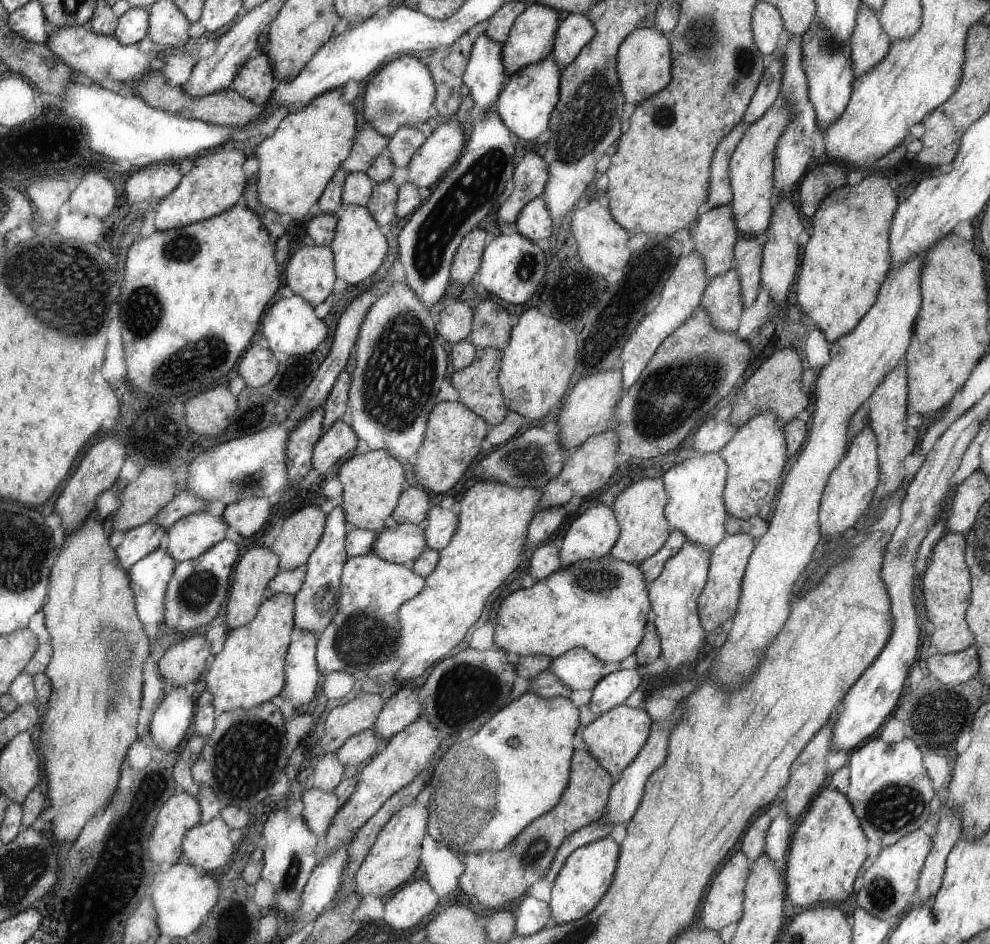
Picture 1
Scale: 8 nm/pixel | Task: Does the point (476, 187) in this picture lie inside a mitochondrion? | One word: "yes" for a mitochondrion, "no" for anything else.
yes

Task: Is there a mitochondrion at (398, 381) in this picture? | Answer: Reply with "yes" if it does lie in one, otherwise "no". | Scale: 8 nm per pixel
yes

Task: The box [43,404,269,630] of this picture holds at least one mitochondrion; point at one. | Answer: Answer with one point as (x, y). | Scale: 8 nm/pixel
(197, 591)

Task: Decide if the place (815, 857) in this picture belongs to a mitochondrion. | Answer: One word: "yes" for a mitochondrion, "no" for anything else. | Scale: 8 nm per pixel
no

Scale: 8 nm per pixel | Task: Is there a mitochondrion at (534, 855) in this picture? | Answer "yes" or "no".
yes

